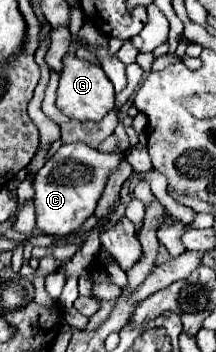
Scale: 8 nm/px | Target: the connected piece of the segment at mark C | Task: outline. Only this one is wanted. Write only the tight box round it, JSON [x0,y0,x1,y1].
[33,142,121,236]

